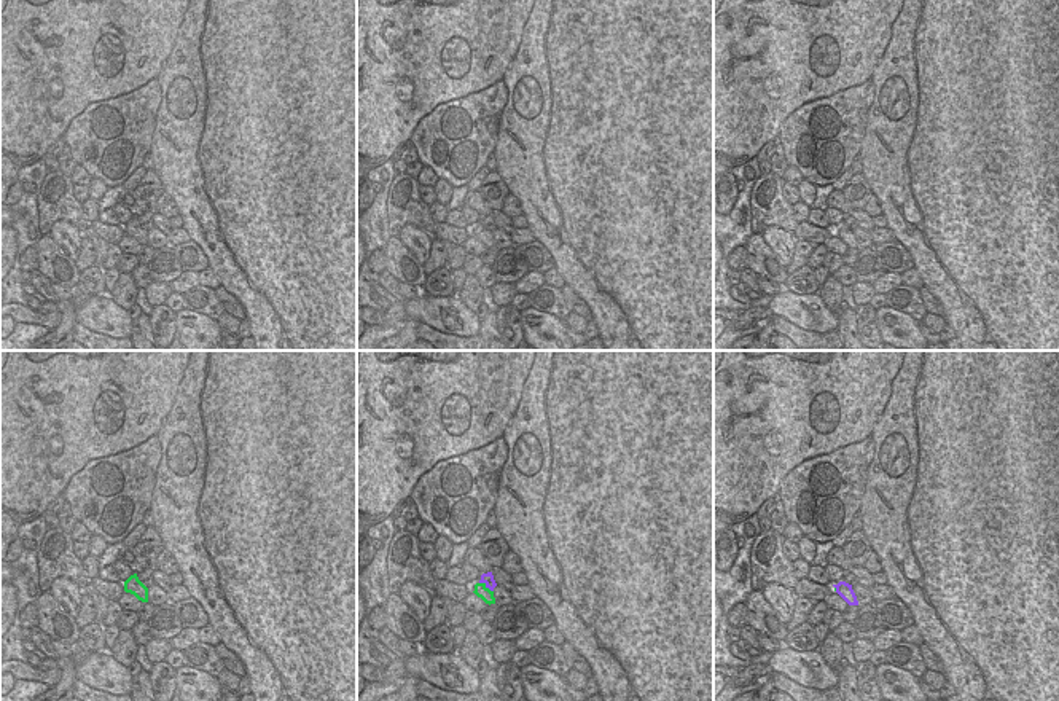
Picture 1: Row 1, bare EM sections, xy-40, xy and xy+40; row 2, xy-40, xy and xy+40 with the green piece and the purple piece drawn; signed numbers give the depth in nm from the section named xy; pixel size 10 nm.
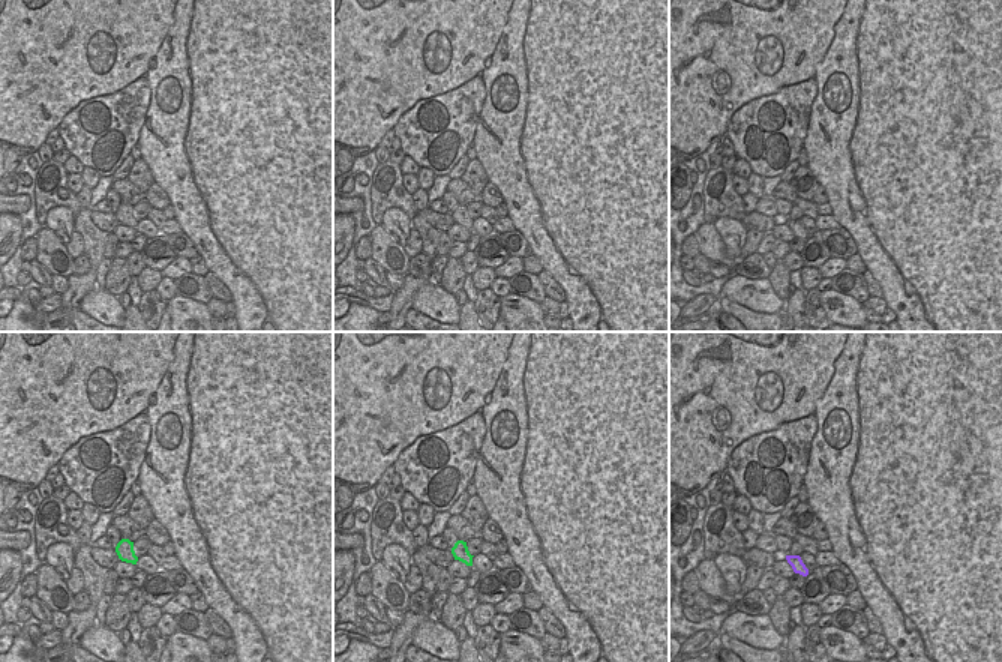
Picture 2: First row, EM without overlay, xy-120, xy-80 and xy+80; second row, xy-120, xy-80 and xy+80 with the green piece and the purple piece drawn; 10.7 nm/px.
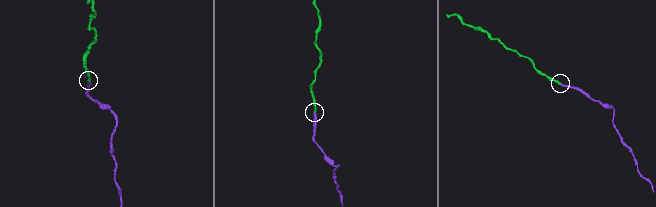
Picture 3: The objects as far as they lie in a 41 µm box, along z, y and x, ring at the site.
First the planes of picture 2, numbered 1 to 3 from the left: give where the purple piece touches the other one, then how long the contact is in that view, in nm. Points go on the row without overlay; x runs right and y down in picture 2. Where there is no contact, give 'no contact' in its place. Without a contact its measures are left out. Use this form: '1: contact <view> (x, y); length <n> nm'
1: no contact
2: no contact
3: no contact

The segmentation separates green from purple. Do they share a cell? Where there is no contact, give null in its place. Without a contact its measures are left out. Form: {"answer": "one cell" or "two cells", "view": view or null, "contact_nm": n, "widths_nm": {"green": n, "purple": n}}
{"answer": "one cell", "view": "xy", "contact_nm": 180, "widths_nm": {"green": 140, "purple": 120}}

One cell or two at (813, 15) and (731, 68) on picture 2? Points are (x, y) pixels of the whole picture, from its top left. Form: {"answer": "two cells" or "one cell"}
{"answer": "one cell"}

